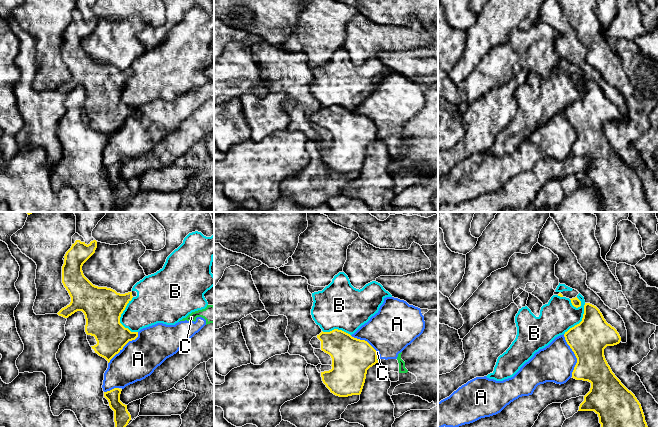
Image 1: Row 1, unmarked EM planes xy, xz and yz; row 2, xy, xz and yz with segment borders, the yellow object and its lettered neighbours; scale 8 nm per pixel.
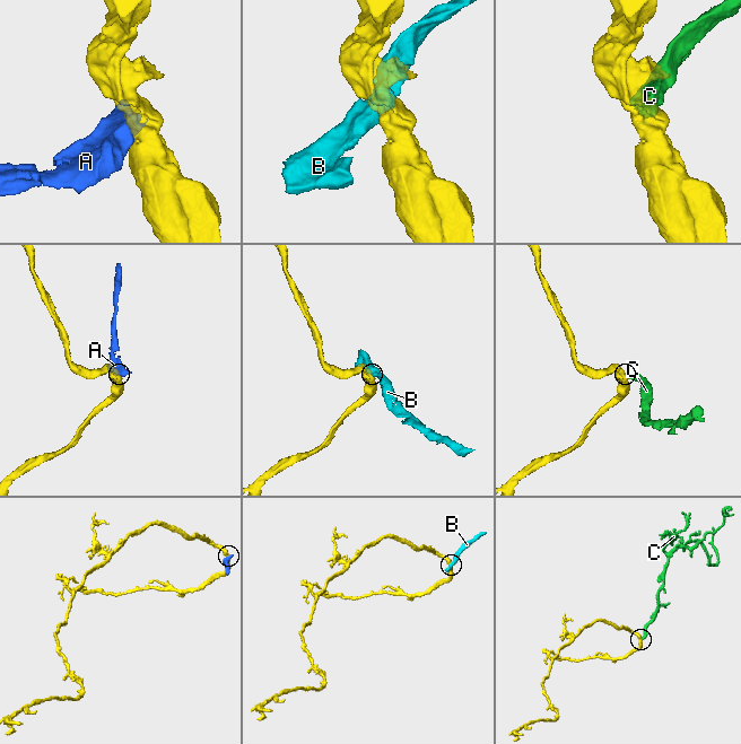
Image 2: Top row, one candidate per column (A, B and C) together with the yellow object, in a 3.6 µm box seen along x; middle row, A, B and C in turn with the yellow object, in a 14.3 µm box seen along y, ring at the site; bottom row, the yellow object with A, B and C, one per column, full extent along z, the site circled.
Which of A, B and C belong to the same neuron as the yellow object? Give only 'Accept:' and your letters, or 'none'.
Accept: none

